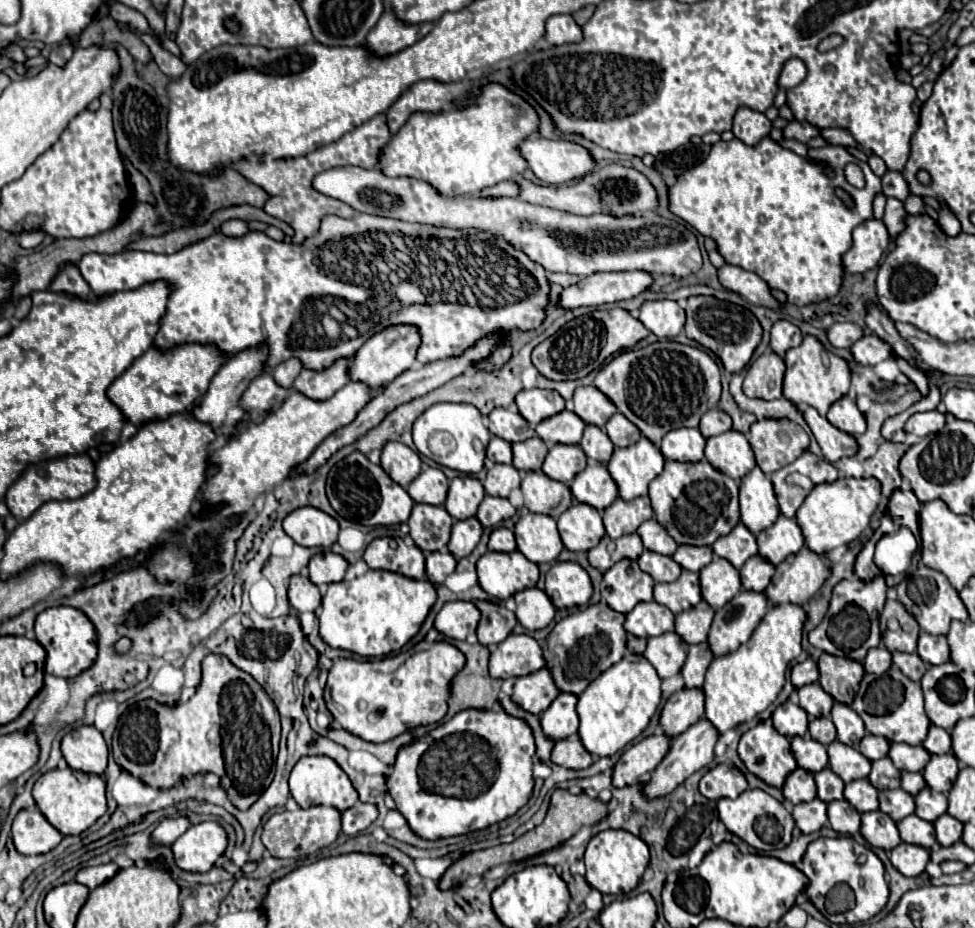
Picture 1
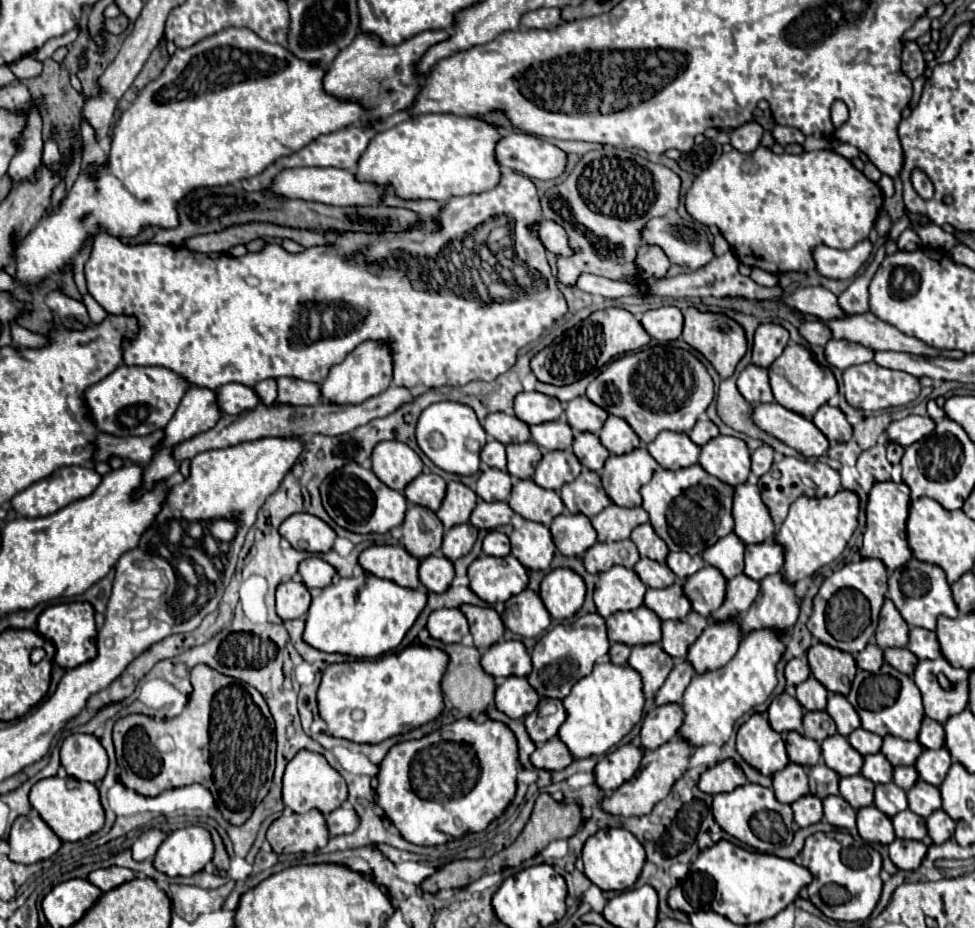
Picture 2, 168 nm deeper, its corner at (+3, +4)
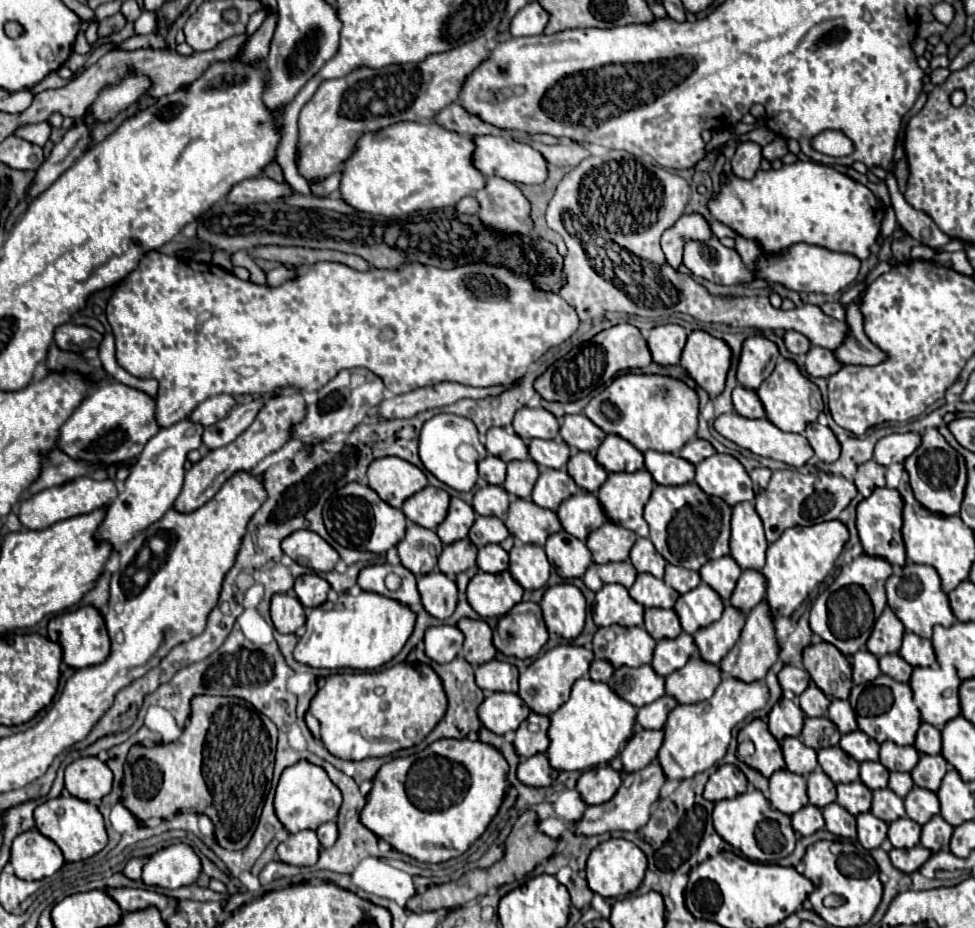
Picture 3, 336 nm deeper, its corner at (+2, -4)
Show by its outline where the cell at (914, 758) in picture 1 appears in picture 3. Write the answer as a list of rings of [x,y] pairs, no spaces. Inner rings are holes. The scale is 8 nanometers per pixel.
[[[884,741],[880,747],[880,763],[888,771],[912,771],[918,759],[920,759],[920,753],[912,745],[898,747],[896,743]]]

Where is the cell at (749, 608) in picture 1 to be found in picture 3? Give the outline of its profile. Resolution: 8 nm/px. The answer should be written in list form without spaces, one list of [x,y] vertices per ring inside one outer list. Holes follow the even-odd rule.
[[[698,653],[690,661],[668,675],[666,695],[672,695],[678,703],[690,705],[710,699],[722,681],[722,671],[714,663],[706,663]]]

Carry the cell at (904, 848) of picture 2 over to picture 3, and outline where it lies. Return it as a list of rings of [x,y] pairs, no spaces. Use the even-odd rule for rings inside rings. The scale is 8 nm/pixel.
[[[916,845],[912,849],[892,849],[890,851],[890,861],[902,873],[914,873],[914,871],[918,871],[922,867],[922,863],[930,855],[932,855],[932,851],[928,851],[922,845]]]

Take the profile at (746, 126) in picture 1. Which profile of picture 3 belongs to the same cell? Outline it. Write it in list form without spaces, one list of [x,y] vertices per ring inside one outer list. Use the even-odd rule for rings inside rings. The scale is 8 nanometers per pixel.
[[[744,141],[738,145],[732,157],[732,173],[742,179],[750,179],[760,169],[760,161],[762,161],[762,147],[758,143]]]

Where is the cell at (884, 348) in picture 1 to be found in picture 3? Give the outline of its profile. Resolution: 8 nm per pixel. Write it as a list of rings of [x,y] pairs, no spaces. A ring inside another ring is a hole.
[[[812,347],[806,353],[806,367],[808,373],[814,377],[830,377],[838,373],[844,365],[834,357],[832,351],[826,351],[824,347]]]

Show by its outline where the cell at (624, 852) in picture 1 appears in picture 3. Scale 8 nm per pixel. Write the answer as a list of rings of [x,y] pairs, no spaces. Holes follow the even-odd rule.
[[[608,839],[600,843],[596,849],[592,849],[586,865],[586,875],[588,875],[586,879],[588,887],[594,893],[602,897],[622,897],[634,893],[640,887],[644,871],[646,871],[646,855],[634,843],[626,839]]]

